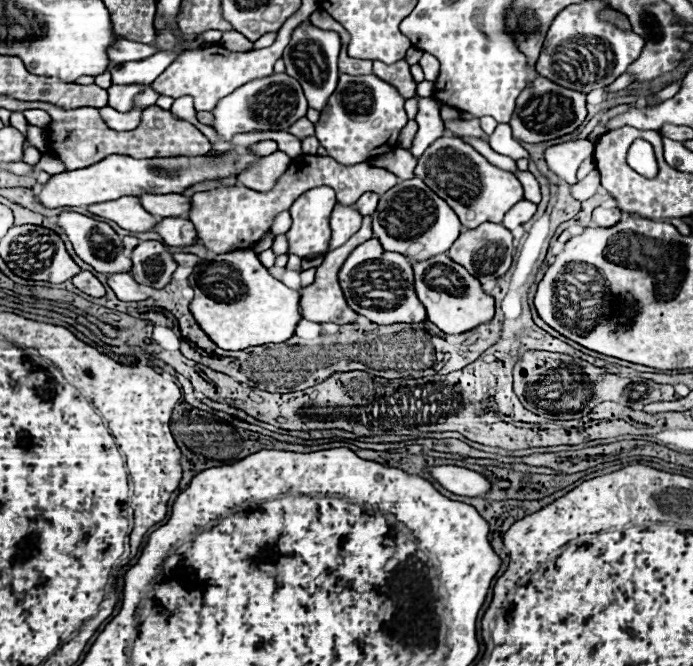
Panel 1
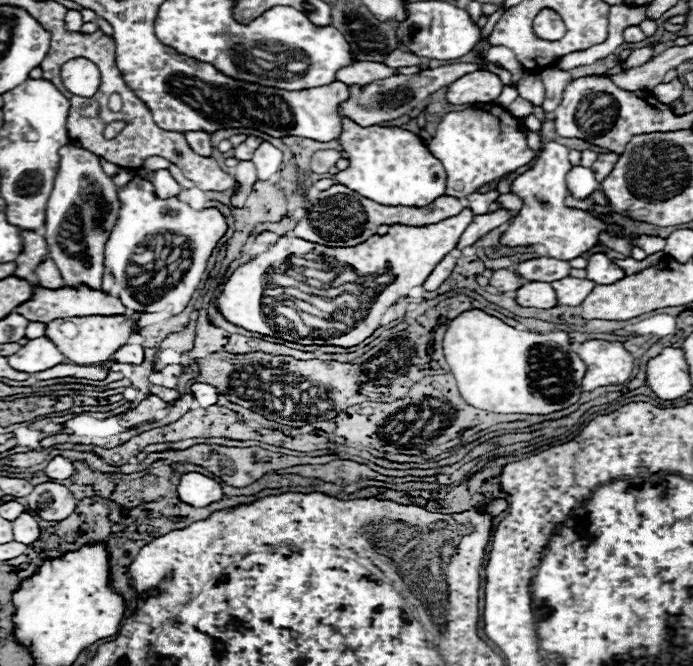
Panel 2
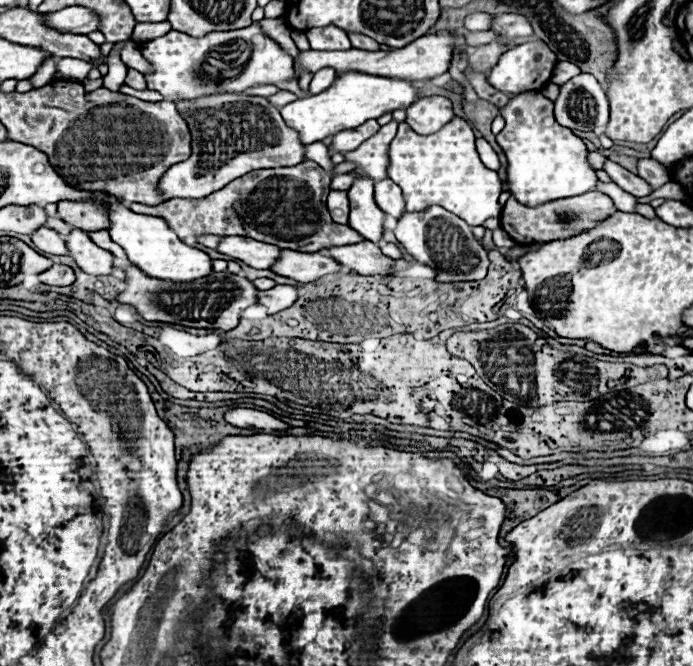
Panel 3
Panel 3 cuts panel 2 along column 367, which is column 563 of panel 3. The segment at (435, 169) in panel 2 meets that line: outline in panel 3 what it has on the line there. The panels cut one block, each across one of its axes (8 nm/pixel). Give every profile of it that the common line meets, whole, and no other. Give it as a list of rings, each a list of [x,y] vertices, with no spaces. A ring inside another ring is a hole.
[[[522,92],[500,108],[506,120],[504,130],[496,136],[508,158],[508,190],[526,206],[538,206],[546,200],[570,198],[596,188],[596,174],[588,166],[586,144],[570,128],[554,120],[554,104],[540,92]]]

